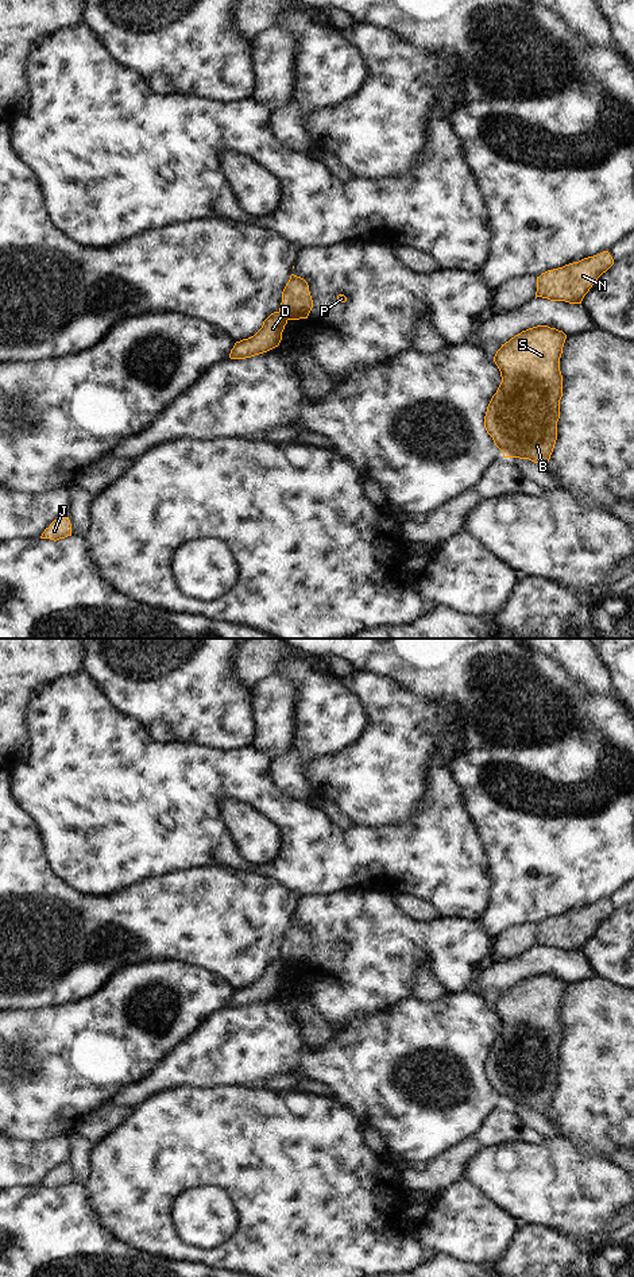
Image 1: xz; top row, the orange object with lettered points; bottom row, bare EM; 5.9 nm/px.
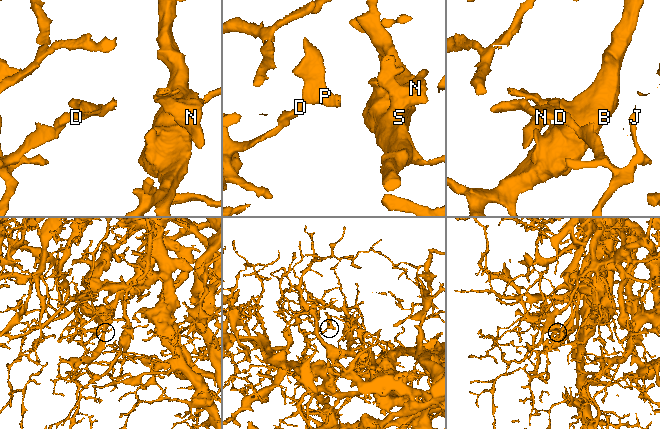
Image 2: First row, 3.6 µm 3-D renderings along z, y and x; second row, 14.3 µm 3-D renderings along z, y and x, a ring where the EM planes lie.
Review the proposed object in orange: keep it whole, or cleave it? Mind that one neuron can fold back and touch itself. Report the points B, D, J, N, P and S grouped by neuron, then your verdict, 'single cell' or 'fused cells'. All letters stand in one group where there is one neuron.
groups B D J N S / P; fused cells

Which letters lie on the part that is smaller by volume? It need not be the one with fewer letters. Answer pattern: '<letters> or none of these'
P

